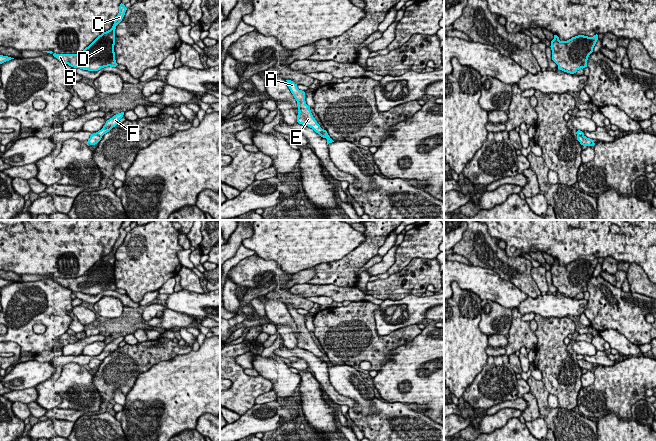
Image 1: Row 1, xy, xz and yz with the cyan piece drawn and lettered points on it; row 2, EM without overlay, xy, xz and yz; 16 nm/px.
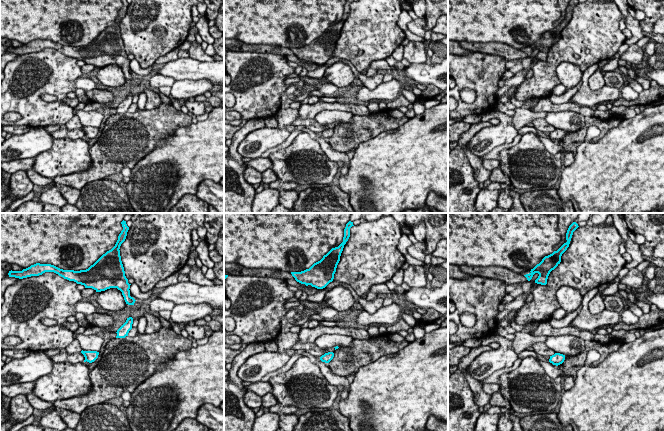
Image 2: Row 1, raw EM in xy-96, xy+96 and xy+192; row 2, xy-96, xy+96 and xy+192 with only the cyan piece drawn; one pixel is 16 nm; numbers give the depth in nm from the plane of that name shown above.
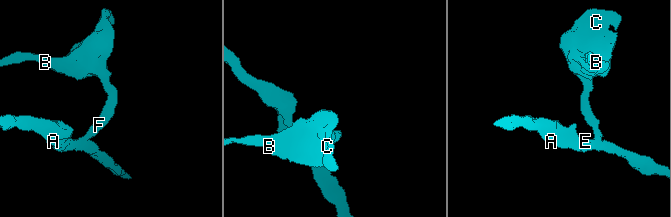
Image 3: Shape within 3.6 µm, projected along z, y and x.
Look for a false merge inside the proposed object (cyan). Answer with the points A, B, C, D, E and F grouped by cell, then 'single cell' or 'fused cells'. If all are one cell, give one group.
A E / B C D F; fused cells

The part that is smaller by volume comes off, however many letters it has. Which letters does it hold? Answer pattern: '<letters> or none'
B, C, D, F

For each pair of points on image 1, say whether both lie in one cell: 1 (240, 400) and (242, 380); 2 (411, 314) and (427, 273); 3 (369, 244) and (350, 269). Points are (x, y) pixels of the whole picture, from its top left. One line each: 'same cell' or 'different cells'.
1: same cell
2: different cells
3: same cell

